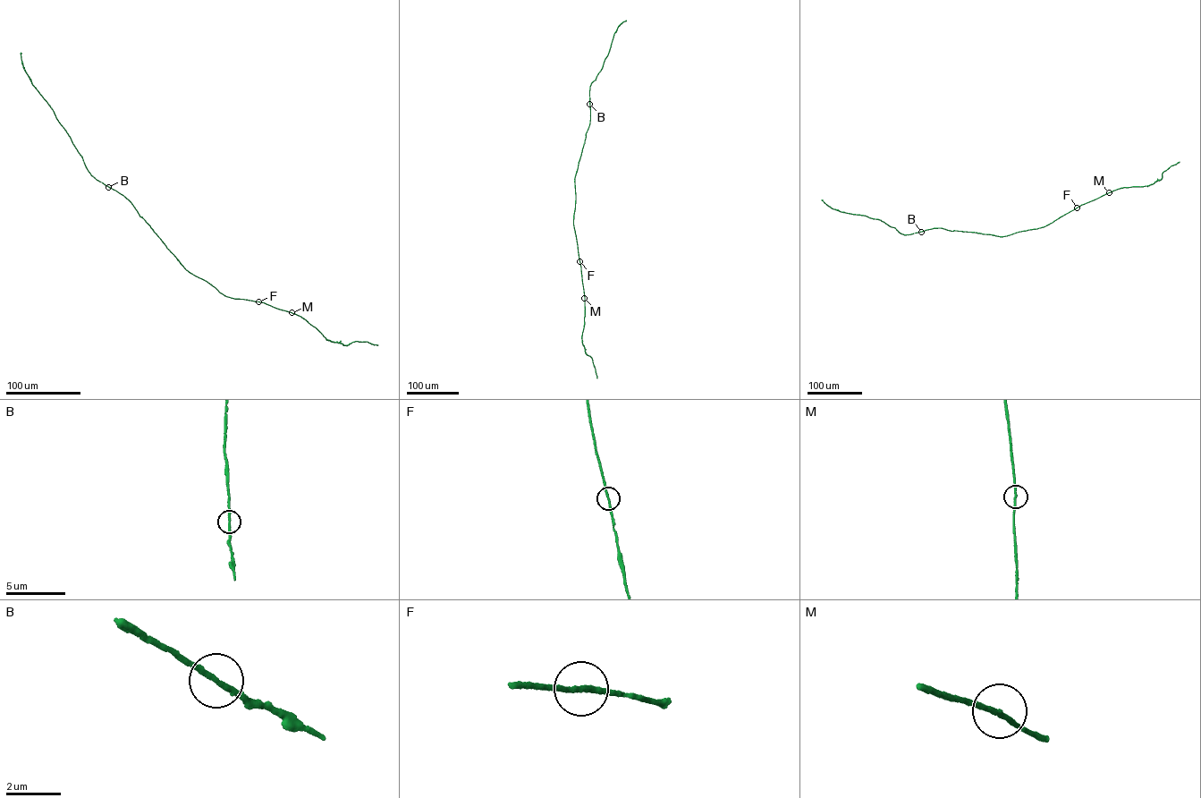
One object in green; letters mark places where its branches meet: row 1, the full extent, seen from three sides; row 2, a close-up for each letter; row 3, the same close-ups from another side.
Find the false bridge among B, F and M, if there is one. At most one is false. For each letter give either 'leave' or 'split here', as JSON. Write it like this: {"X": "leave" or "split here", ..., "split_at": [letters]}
{"B": "leave", "F": "leave", "M": "leave", "split_at": []}

